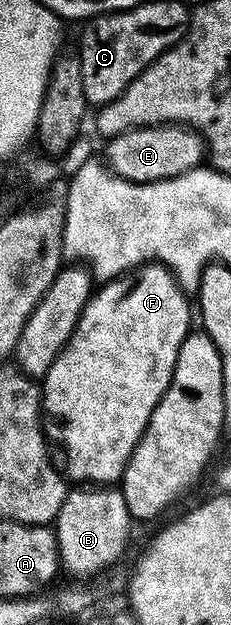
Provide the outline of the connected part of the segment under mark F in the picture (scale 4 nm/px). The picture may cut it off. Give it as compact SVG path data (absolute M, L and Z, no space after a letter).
M159 264L141 266L93 293L92 303L67 348L42 380L47 417L57 418L64 425L64 450L68 453L66 474L73 483L112 488L123 479L128 461L144 439L158 404L174 380L178 352L182 352L182 344L193 329L194 310L188 307L188 302L189 295L181 290L171 270Z

